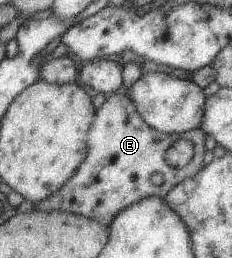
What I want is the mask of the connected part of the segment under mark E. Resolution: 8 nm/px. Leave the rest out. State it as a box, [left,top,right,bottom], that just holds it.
[35,91,205,226]

